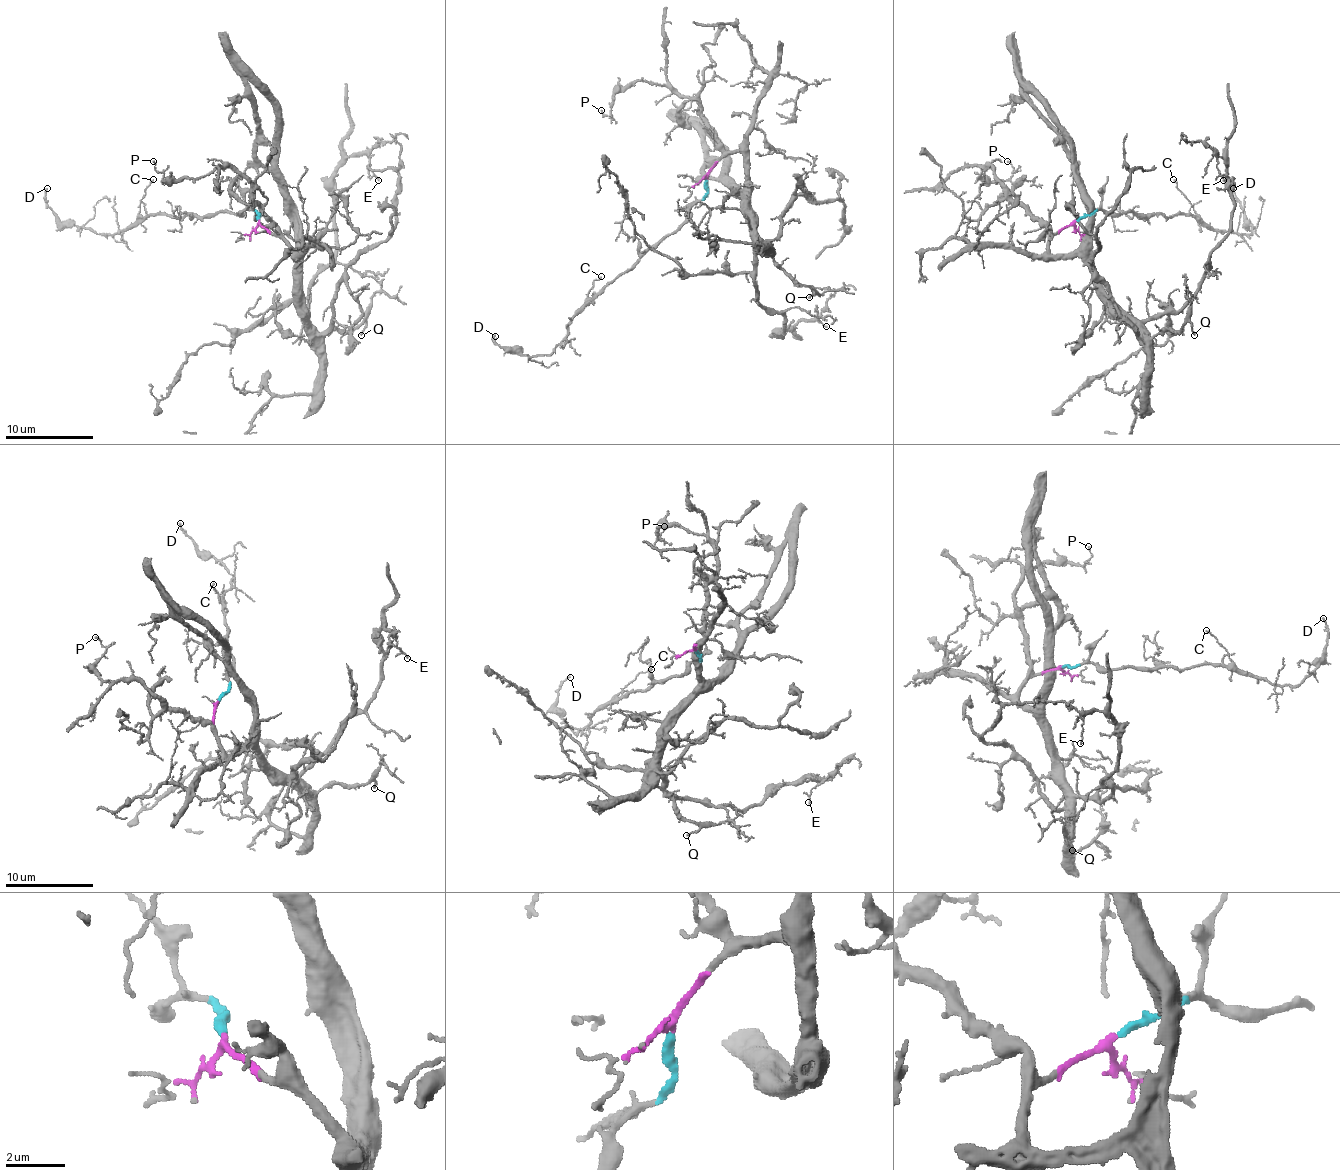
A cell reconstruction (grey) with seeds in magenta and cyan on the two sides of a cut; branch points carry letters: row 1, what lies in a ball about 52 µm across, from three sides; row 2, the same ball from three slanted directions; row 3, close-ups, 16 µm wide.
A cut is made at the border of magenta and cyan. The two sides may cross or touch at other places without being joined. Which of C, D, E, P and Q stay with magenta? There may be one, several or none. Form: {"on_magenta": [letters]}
{"on_magenta": ["E", "P", "Q"]}

